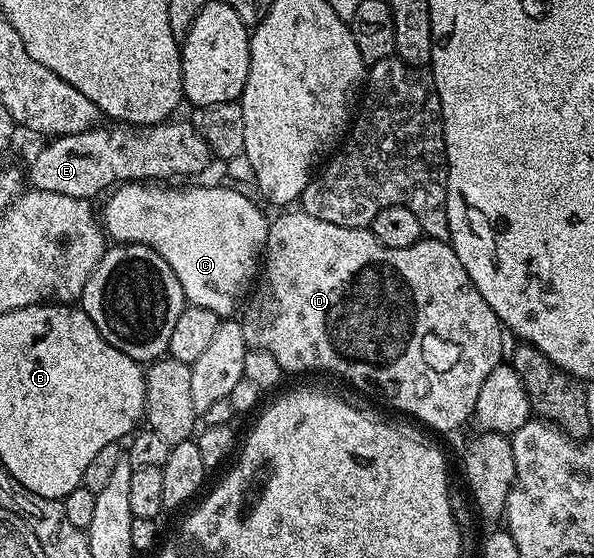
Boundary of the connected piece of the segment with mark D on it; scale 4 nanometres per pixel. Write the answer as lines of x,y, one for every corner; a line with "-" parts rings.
284,210
281,212
284,213
277,220
273,219
268,225
268,241
264,247
262,271
259,273
258,283
255,285
254,291
247,301
247,304
249,303
248,309
246,309
246,304
246,307
243,309
243,312
245,311
244,316
242,312
242,315
239,317
242,334
246,334
246,342
249,348
266,350
266,354
274,354
274,358
278,361
278,366
282,366
285,373
288,374
292,374
292,372
329,372
330,375
337,376
338,379
345,380
348,384
353,384
360,392
369,392
372,396
381,396
390,407
397,408
398,411
405,412
406,415
413,416
416,420
421,420
426,427
433,428
436,432
452,432
455,428
462,427
467,420
471,421
476,410
478,393
482,391
482,382
486,382
486,377
489,376
490,370
494,370
502,363
503,356
500,355
504,352
504,336
506,337
506,332
499,318
494,314
494,310
490,310
490,302
486,302
486,298
482,298
482,294
478,294
478,286
474,286
474,282
470,282
470,274
466,274
466,266
462,266
462,262
458,262
458,254
454,254
451,243
447,240
422,238
418,242
414,242
414,246
405,246
403,250
394,250
390,246
382,246
382,242
378,242
378,238
374,238
374,234
368,228
334,226
334,222
322,222
322,218
314,218
314,214
306,214
302,210

